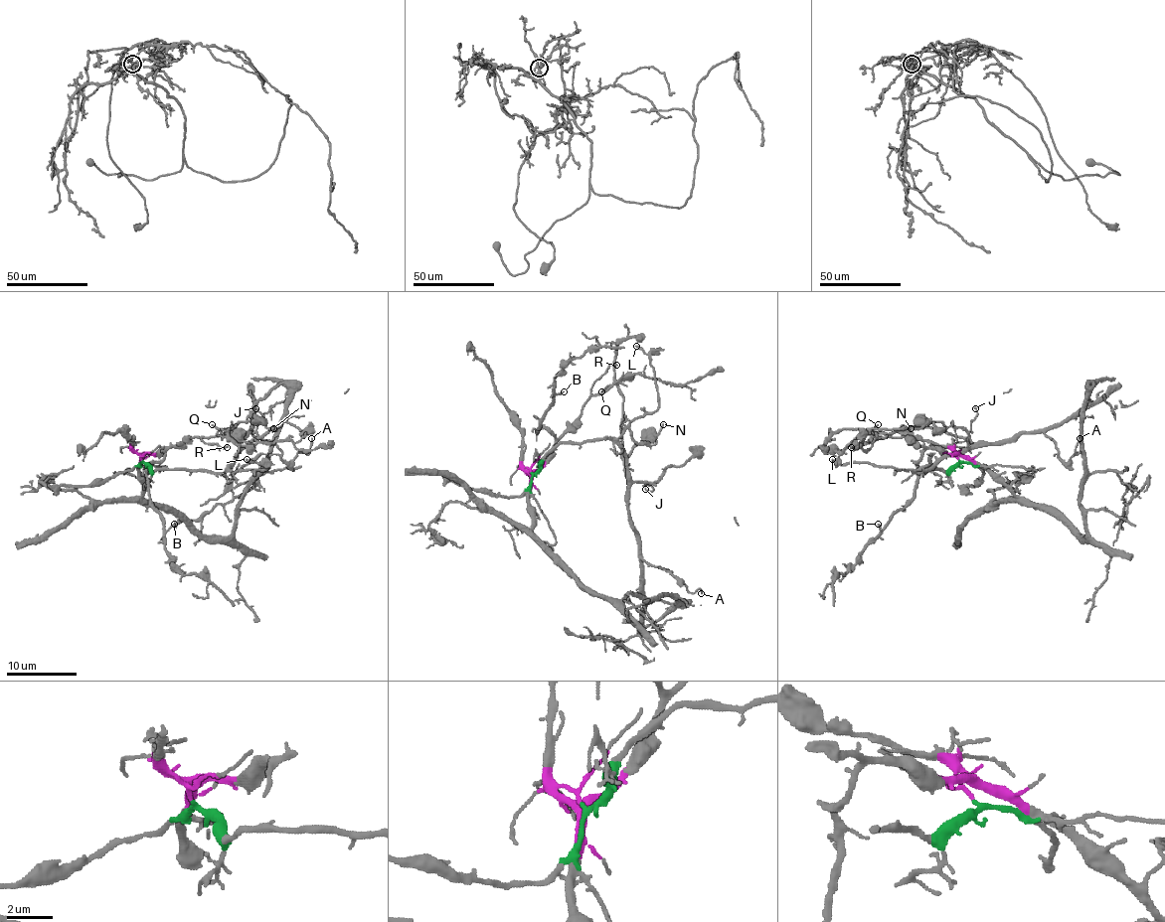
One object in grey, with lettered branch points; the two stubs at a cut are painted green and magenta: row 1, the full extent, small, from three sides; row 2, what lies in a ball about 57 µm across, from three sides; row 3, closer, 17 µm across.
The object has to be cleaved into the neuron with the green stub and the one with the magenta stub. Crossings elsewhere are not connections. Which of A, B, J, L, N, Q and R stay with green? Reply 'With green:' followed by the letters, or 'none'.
With green: A, J, L, N

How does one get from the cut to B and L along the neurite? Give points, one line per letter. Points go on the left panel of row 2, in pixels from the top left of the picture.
B: (140, 460), (165, 448), (162, 460), (148, 467), (148, 496), (167, 531), (174, 524)
L: (142, 460), (153, 471), (269, 467), (263, 462), (256, 464), (247, 459)

